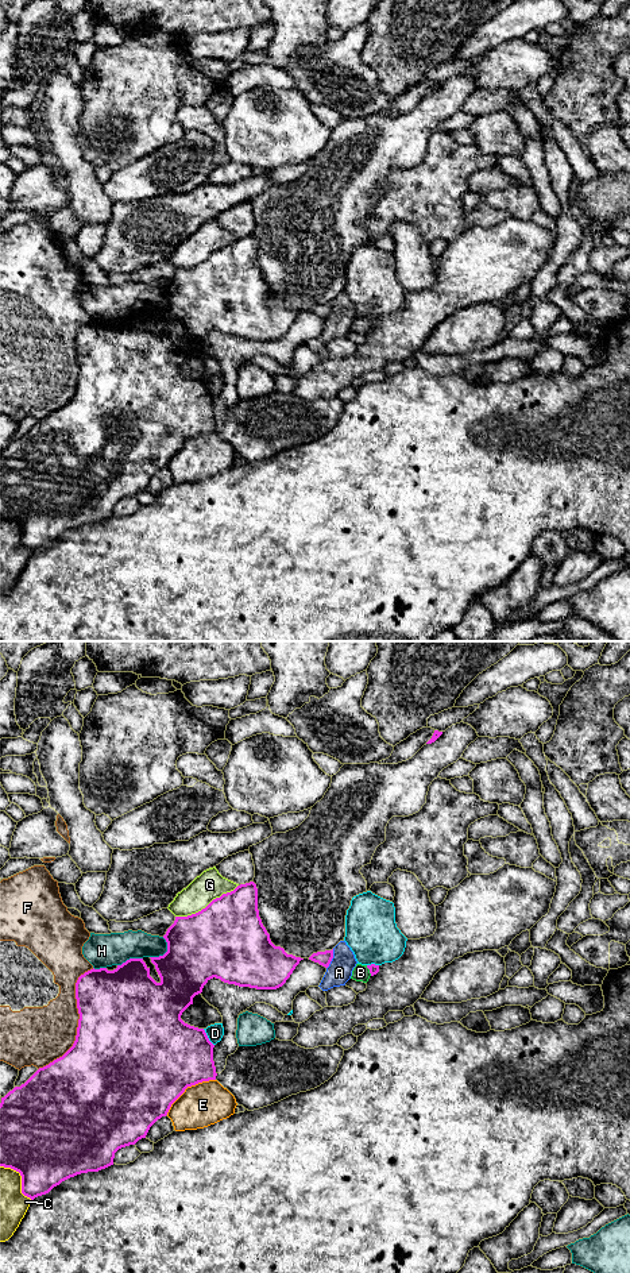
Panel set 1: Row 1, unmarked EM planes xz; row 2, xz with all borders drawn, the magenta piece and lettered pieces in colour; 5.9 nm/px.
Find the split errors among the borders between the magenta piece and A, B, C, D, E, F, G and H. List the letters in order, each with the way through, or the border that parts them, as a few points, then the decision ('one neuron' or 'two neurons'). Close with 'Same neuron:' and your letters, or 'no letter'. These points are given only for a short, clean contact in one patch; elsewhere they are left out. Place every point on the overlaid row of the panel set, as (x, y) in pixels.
A: border along xz (333, 949), (333, 957), (327, 968); two neurons
B: two neurons
C: two neurons
D: two neurons
E: two neurons
F: two neurons
G: two neurons
H: two neurons
Same neuron: no letter

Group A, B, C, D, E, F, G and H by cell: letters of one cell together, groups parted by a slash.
A / B / C / D / E / F / G / H

